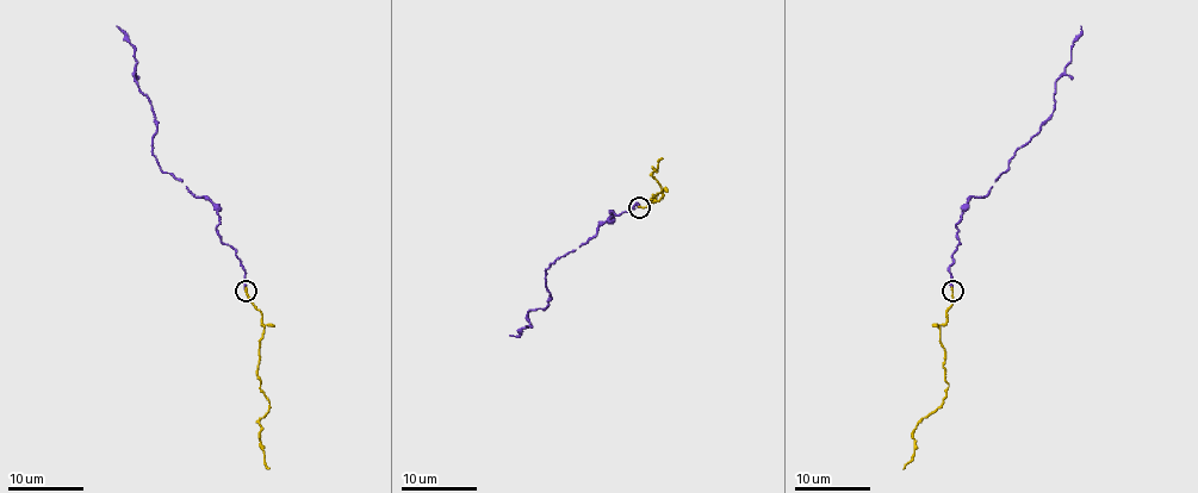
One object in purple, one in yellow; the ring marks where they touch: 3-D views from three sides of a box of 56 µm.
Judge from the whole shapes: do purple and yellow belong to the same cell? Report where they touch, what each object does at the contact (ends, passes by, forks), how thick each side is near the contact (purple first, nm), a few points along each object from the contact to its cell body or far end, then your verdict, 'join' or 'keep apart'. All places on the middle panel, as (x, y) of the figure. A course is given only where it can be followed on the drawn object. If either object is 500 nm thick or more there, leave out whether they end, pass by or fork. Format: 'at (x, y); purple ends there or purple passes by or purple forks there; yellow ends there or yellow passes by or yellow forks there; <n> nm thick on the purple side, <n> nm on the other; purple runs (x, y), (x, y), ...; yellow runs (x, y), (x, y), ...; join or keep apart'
at (639, 207); purple ends there; yellow ends there; 190 nm thick on the purple side, 200 nm on the other; purple runs (639, 207), (610, 211), (585, 243), (553, 262), (546, 270), (547, 306), (528, 312), (528, 325), (509, 335); yellow runs (639, 207), (656, 201), (658, 194), (650, 200), (658, 201), (662, 188), (652, 173), (663, 158); join

